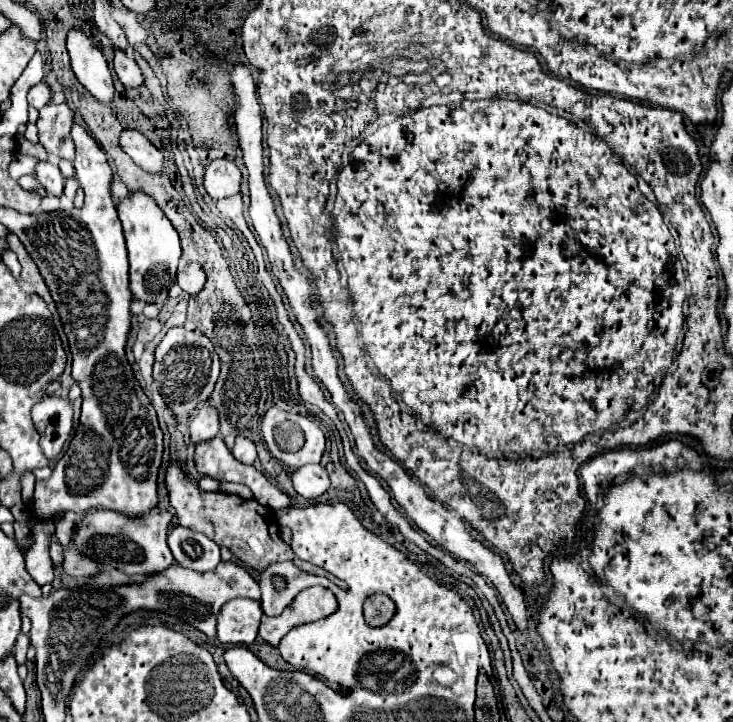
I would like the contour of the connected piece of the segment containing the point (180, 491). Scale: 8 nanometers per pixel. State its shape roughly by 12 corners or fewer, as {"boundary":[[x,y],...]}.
{"boundary":[[178,460],[166,482],[178,524],[264,572],[302,560],[270,508],[202,492]]}

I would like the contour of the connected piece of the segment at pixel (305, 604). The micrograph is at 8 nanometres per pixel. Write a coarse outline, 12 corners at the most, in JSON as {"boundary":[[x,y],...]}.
{"boundary":[[322,586],[306,588],[276,618],[264,616],[258,636],[278,646],[292,628],[338,608]]}

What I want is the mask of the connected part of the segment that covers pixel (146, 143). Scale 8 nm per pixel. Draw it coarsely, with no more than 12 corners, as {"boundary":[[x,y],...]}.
{"boundary":[[138,130],[120,148],[146,172],[162,172],[162,152]]}

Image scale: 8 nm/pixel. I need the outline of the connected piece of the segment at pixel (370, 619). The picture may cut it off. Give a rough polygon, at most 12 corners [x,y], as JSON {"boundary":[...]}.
{"boundary":[[384,594],[364,600],[370,626],[384,626],[396,606]]}

